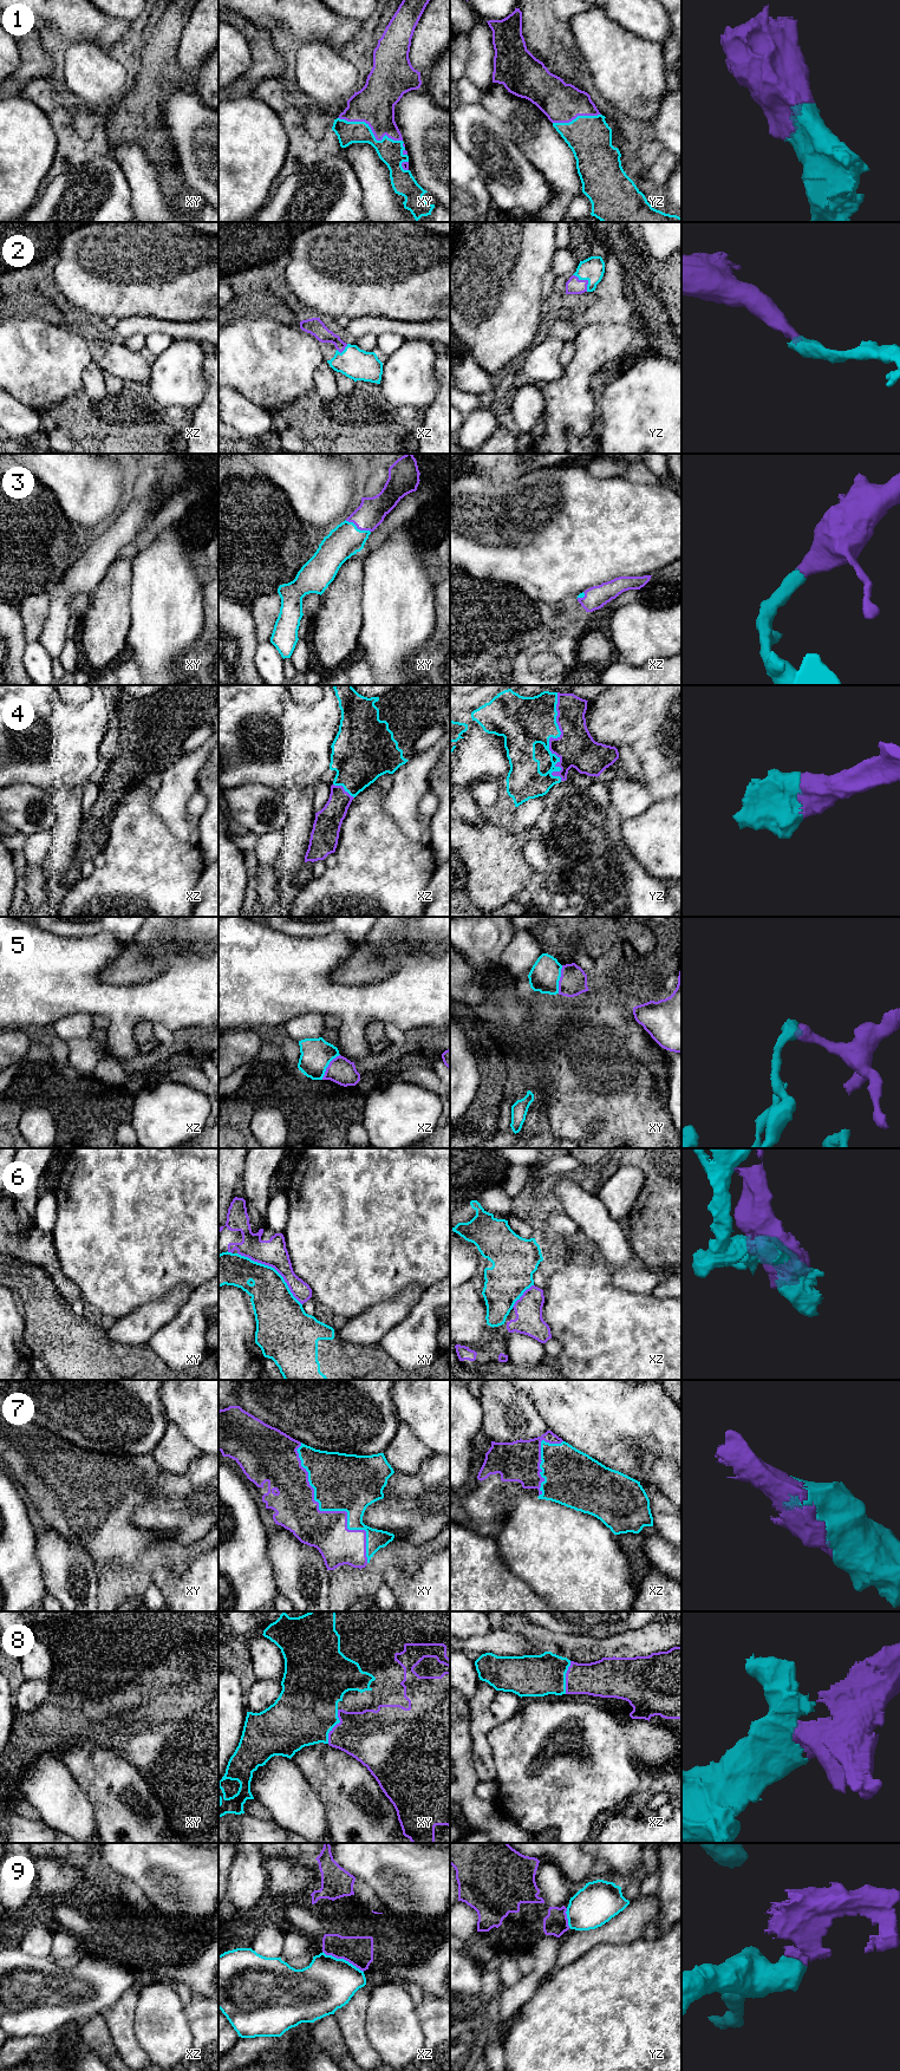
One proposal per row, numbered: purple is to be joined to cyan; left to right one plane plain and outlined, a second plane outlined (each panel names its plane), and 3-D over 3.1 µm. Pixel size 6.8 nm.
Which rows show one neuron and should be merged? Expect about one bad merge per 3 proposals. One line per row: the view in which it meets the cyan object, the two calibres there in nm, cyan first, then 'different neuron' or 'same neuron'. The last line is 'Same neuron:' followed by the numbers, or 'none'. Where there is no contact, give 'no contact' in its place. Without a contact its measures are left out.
1: meets cyan in xy; 170 nm thick on the cyan side, 280 nm on the other; same neuron
2: meets cyan in yz; 160 nm thick on the cyan side, 110 nm on the other; same neuron
3: meets cyan in xy; 220 nm thick on the cyan side, 190 nm on the other; same neuron
4: meets cyan in yz; 340 nm thick on the cyan side, 260 nm on the other; same neuron
5: meets cyan in xy; 200 nm thick on the cyan side, 190 nm on the other; different neuron
6: meets cyan in xy; 300 nm thick on the cyan side, 190 nm on the other; different neuron
7: meets cyan in xy; 380 nm thick on the cyan side, 280 nm on the other; same neuron
8: meets cyan in xy; 420 nm thick on the cyan side, 340 nm on the other; same neuron
9: meets cyan in xz; 360 nm thick on the cyan side, 200 nm on the other; different neuron
Same neuron: 1, 2, 3, 4, 7, 8

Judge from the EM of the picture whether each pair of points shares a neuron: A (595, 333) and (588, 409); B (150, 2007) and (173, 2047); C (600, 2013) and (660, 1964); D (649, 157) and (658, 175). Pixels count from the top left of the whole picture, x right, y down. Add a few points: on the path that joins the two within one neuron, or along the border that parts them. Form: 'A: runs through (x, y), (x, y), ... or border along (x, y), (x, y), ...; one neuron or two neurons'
A: runs through (592, 352), (582, 366), (582, 390); one neuron
B: runs through (160, 2017), (163, 2033), (167, 2038); one neuron
C: runs through (615, 2008), (645, 1979); one neuron
D: border along (663, 149), (652, 164); two neurons

